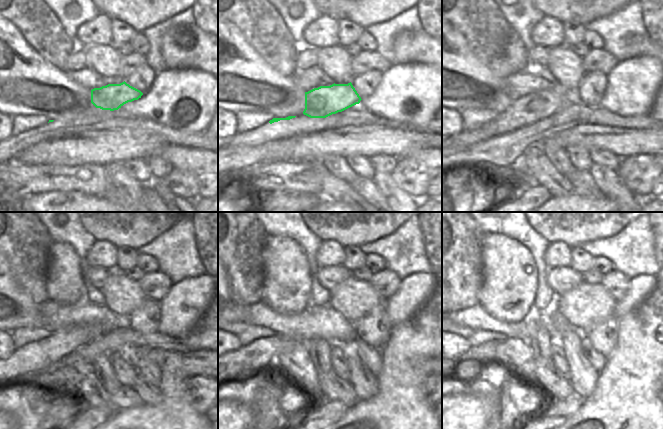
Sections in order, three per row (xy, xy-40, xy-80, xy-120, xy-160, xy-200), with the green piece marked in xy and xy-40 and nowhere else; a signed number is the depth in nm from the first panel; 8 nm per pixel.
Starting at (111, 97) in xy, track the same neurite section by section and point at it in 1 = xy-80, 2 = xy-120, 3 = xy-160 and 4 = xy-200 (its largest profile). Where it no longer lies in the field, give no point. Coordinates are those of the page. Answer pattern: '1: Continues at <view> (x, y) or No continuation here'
1: Continues at xy-80 (531, 108)
2: Continues at xy-120 (33, 356)
3: Continues at xy-160 (247, 361)
4: Continues at xy-200 (478, 357).

